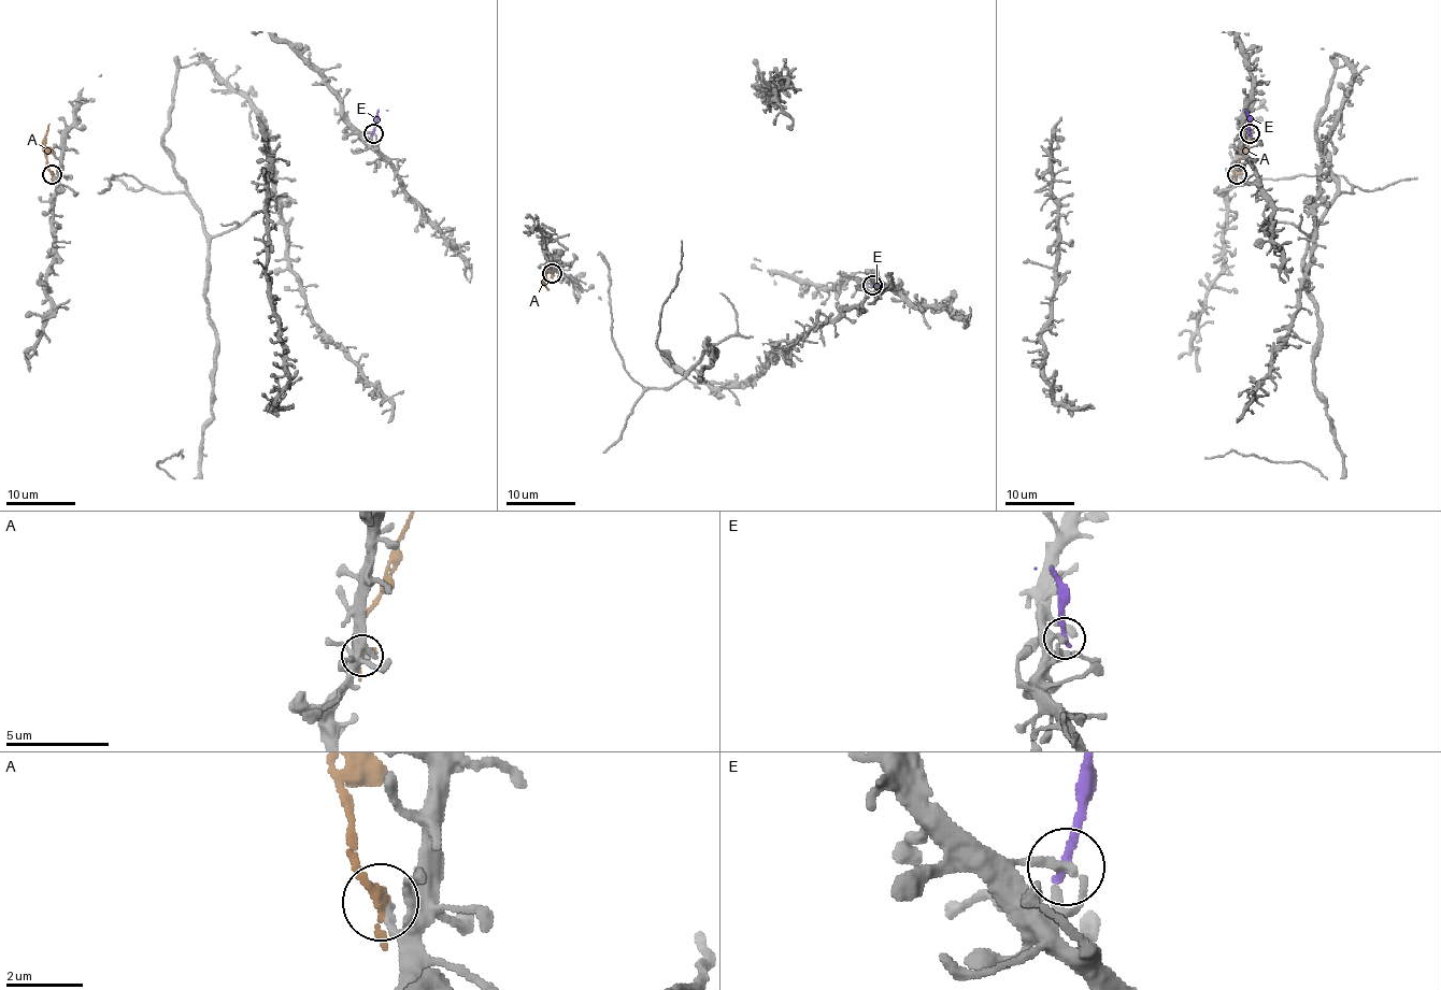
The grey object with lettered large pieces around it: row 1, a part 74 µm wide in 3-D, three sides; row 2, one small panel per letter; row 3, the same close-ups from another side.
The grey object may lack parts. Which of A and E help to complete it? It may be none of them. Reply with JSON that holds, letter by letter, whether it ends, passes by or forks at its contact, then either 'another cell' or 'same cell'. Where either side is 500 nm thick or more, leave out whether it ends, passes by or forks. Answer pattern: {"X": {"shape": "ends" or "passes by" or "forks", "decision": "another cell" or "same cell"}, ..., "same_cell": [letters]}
{"A": {"shape": "ends", "decision": "another cell"}, "E": {"shape": "ends", "decision": "another cell"}, "same_cell": []}

